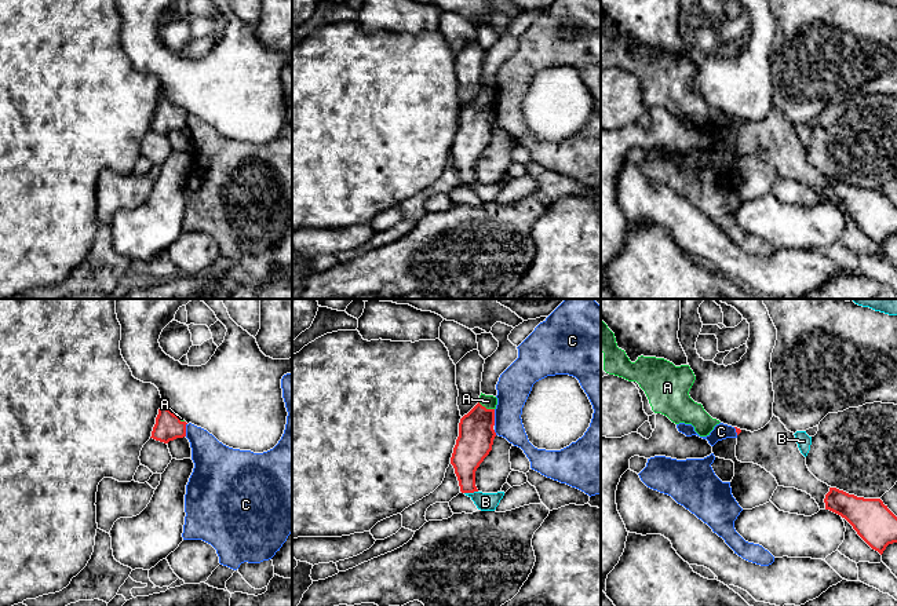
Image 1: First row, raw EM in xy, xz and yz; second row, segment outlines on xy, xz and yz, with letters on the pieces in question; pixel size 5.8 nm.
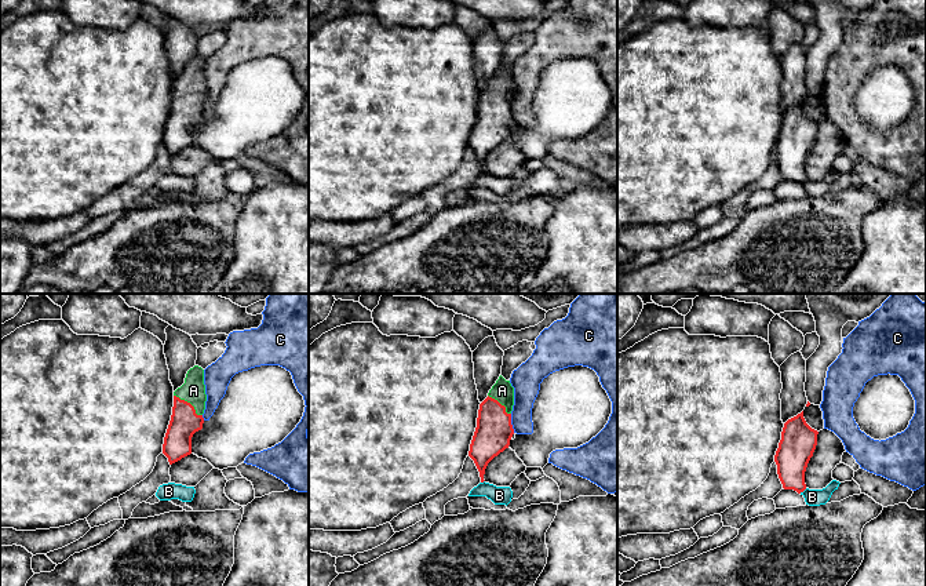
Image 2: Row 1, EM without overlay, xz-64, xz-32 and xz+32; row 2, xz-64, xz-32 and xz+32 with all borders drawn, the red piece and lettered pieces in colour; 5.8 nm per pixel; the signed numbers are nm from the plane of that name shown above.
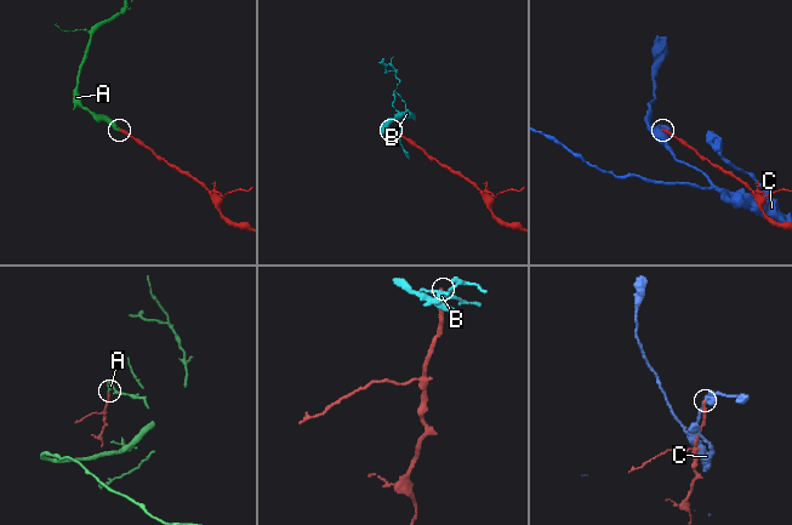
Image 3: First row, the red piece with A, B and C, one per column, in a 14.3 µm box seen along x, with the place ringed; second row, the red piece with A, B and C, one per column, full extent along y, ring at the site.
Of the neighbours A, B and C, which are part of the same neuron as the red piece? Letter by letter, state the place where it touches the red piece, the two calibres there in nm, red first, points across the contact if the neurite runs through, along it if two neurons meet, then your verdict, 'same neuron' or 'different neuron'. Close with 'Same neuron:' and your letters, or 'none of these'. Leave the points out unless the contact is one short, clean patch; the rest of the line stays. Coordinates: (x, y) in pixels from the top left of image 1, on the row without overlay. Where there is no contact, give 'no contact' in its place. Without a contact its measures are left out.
A: xz (485, 99) | 200/80 nm | across xz (476, 128), (476, 119), (485, 99), (488, 92) | same neuron
B: xz (470, 183) | 190/110 nm | along xz (477, 182), (465, 185) | different neuron
C: xz (493, 109) | 200/200 nm | different neuron
Same neuron: A

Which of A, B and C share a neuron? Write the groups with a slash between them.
A / B / C

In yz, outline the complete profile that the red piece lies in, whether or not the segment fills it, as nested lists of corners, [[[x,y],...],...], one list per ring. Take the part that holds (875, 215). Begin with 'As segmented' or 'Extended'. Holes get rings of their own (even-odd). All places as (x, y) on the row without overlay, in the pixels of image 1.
As segmented. [[[829,179],[825,201],[845,209],[857,226],[880,247],[889,236],[897,234],[897,208],[880,190],[864,190]]]

